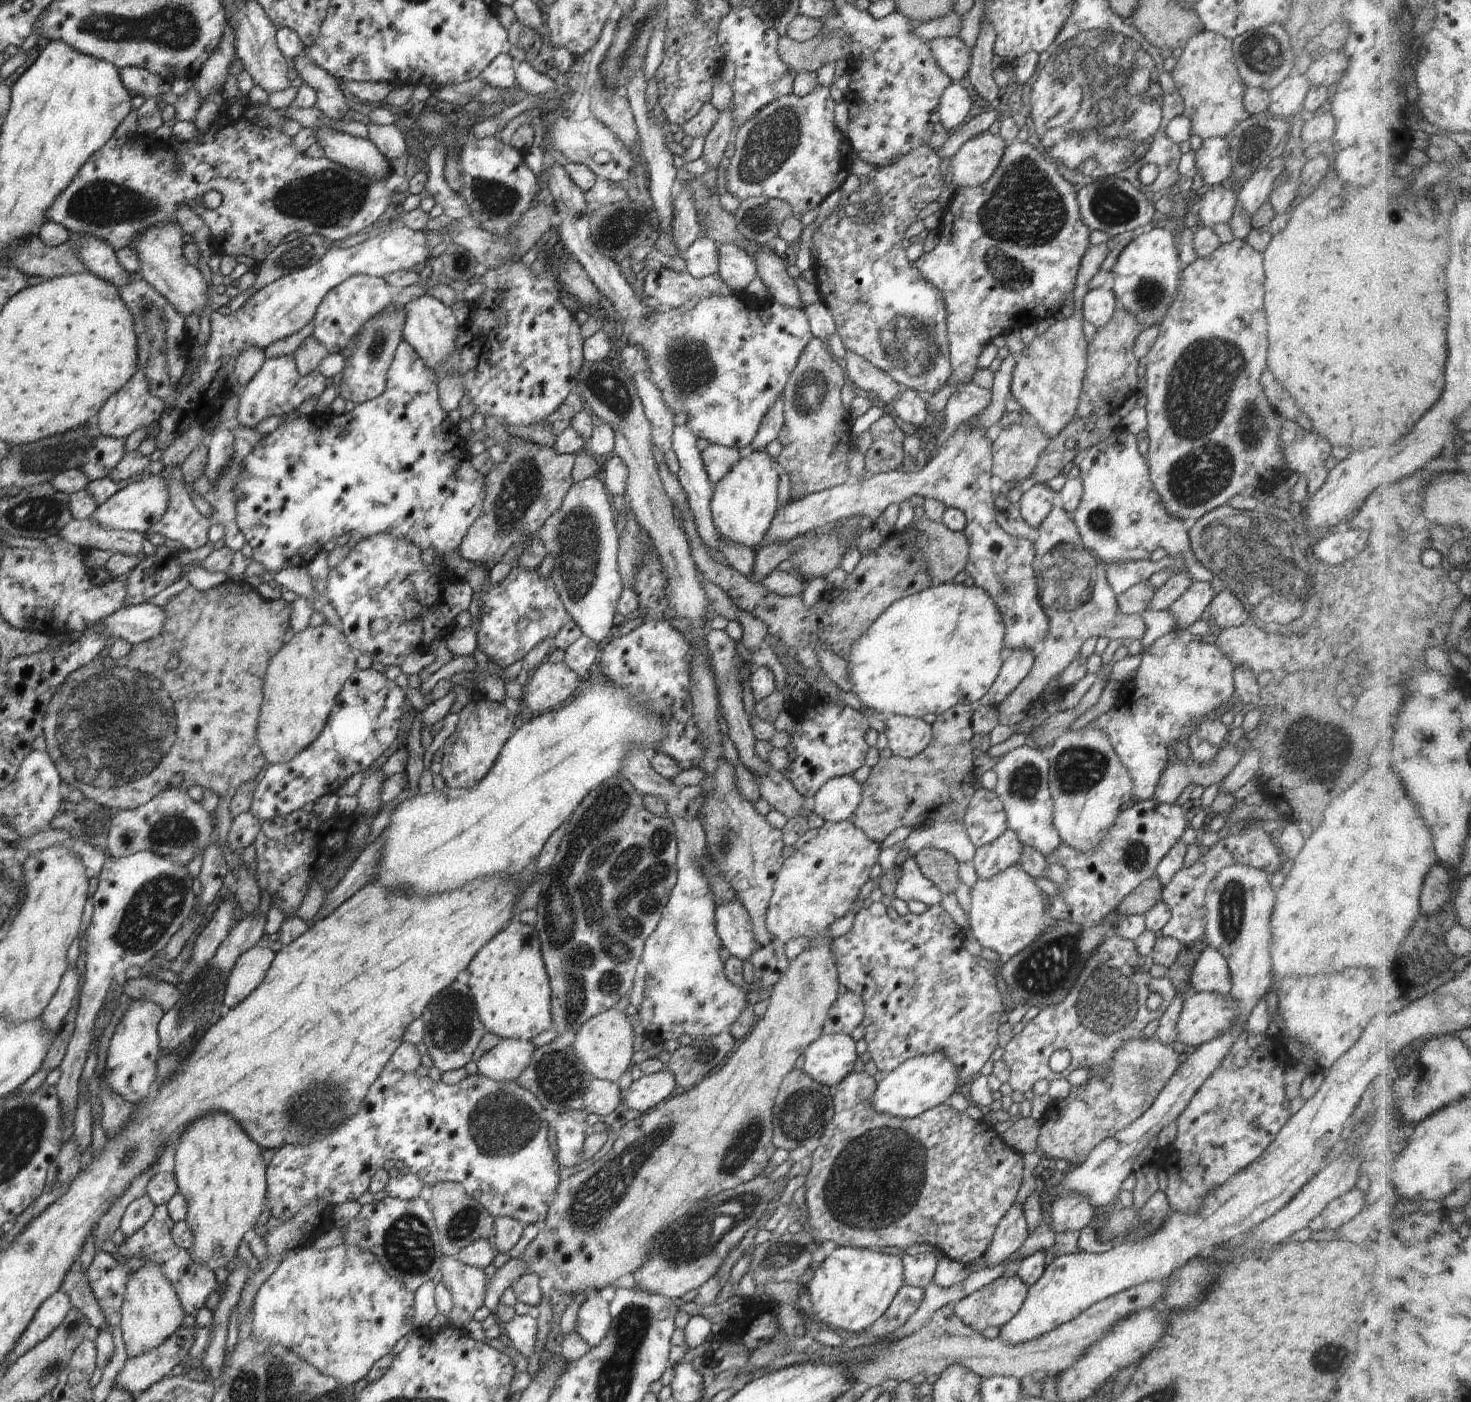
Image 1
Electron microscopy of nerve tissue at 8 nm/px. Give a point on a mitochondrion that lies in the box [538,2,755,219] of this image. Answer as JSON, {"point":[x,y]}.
{"point":[635,36]}

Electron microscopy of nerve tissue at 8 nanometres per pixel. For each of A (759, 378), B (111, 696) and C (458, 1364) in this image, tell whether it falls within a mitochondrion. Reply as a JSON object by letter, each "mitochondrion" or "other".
{"A":"other","B":"mitochondrion","C":"other"}

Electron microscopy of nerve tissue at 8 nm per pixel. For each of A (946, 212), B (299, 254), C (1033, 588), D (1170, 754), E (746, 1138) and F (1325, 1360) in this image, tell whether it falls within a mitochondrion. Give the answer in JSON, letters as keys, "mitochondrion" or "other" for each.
{"A":"other","B":"mitochondrion","C":"mitochondrion","D":"other","E":"mitochondrion","F":"mitochondrion"}

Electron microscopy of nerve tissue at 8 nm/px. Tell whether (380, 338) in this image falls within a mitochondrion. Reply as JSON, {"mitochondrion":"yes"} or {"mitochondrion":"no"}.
{"mitochondrion":"yes"}

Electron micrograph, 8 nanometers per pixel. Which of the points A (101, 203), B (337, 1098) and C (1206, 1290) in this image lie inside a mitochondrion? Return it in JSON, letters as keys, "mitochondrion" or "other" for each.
{"A":"mitochondrion","B":"mitochondrion","C":"other"}

